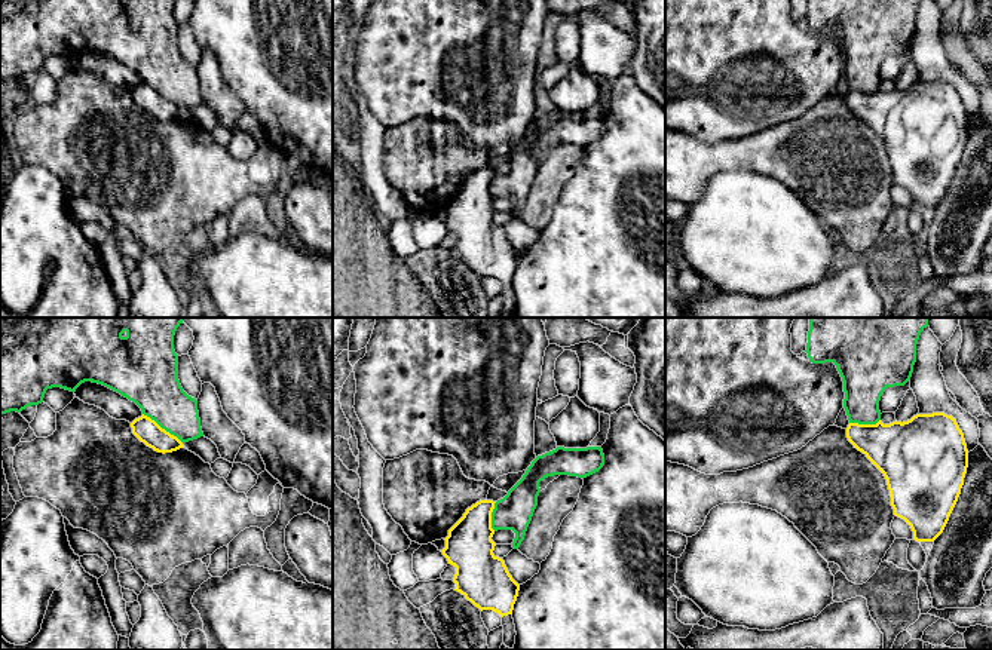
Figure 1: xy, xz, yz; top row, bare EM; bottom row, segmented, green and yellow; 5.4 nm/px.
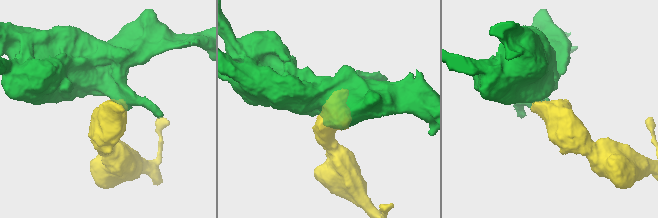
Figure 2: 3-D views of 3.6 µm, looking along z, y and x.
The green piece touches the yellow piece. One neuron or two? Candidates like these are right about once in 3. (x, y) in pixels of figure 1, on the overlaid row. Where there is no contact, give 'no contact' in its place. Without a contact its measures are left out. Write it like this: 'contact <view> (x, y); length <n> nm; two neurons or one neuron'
contact xy (164, 428); length 280 nm; two neurons

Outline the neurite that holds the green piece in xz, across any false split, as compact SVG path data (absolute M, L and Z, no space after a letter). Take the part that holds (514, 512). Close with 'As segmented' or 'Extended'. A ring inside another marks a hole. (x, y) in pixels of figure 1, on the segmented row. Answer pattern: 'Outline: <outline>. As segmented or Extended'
Outline: M557 447L549 453L538 456L523 478L503 499L495 503L492 528L495 531L512 530L515 533L512 548L518 549L538 506L539 482L554 475L587 478L598 472L603 464L604 454L601 447Z. As segmented

